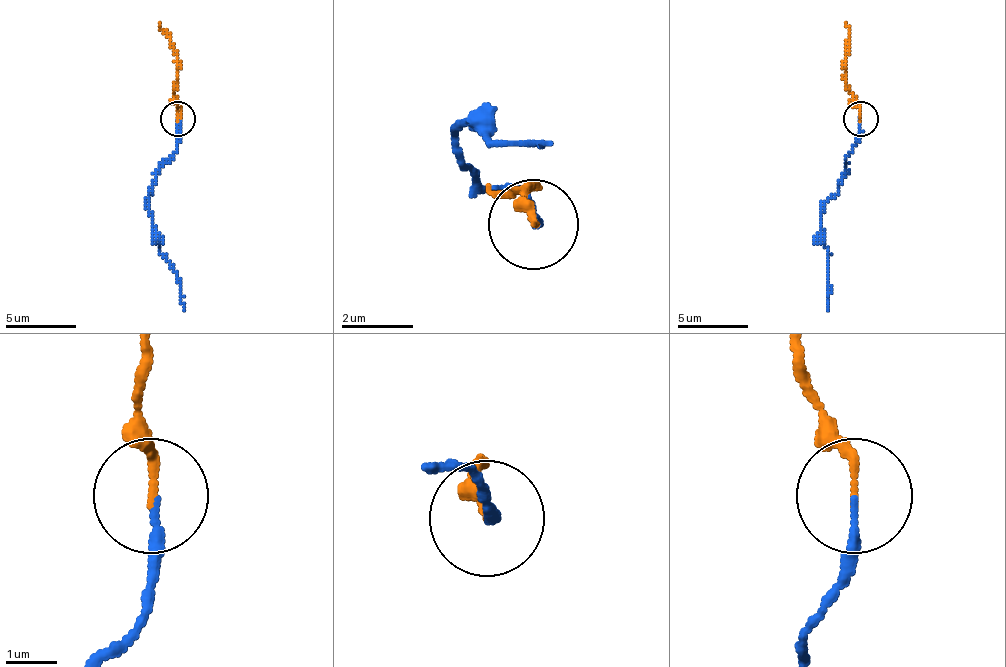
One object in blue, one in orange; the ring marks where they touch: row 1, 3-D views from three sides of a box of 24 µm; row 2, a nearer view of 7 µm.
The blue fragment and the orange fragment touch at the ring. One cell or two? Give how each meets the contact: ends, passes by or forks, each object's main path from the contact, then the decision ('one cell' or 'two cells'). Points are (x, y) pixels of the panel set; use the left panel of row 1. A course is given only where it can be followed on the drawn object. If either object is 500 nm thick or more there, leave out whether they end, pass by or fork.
blue ends there; orange ends there; blue runs (180, 117), (180, 142), (149, 194), (149, 205), (152, 240), (177, 275), (184, 310); orange runs (177, 117), (173, 96), (177, 50), (159, 22); one cell

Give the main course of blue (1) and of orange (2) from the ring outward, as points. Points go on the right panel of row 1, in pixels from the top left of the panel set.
1: (859, 117), (859, 142), (845, 159), (835, 194), (824, 205), (821, 240), (828, 247), (828, 310)
2: (859, 117), (856, 96), (845, 82), (845, 22)

